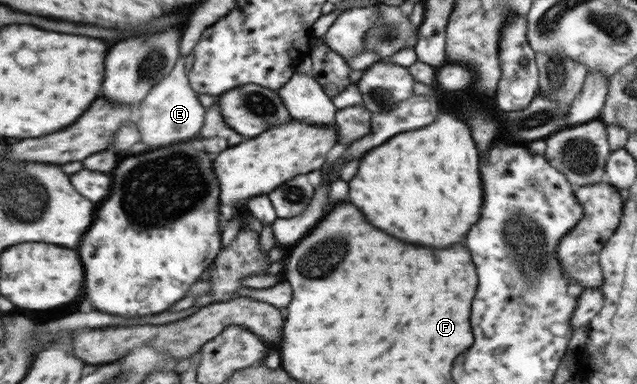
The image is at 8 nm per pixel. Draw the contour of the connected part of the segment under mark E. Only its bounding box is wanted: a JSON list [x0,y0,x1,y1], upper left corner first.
[136,56,205,146]

